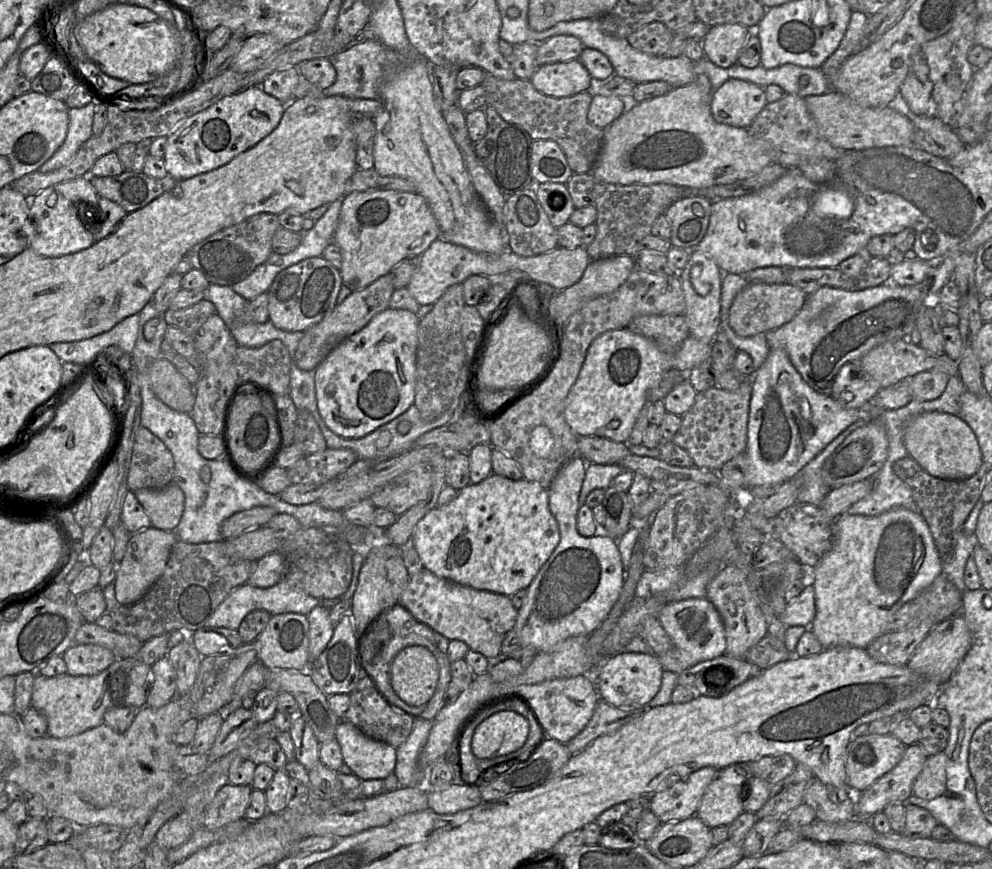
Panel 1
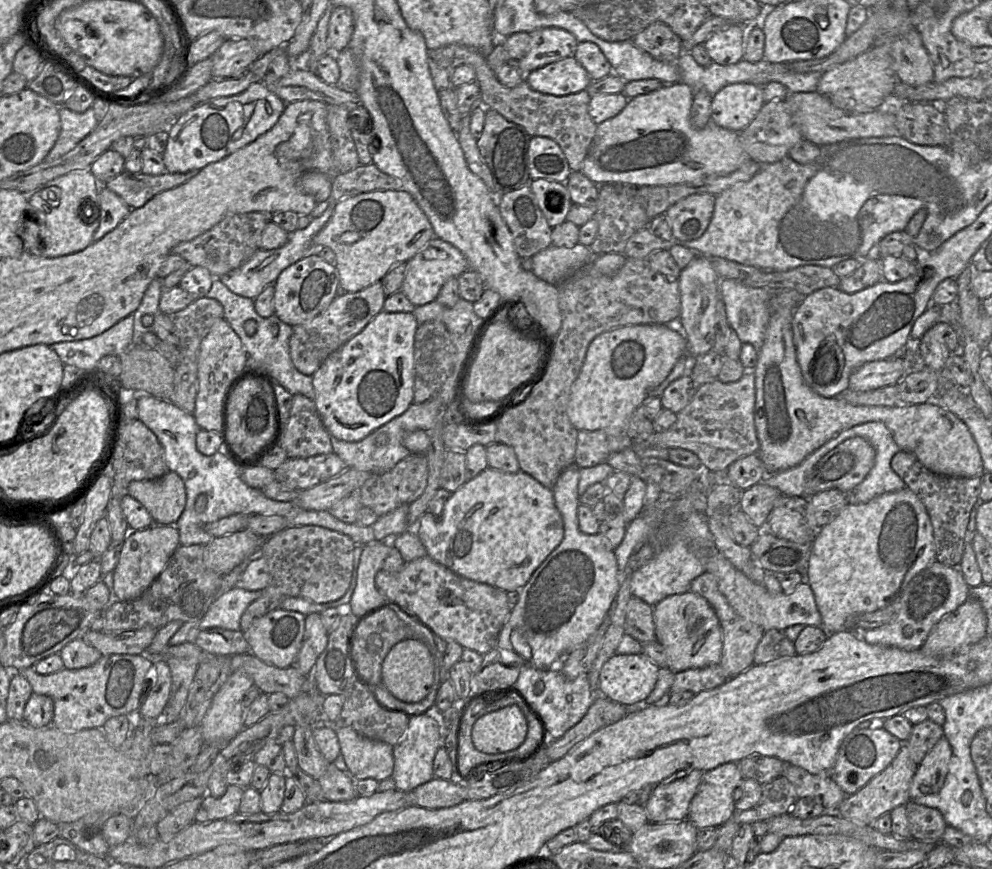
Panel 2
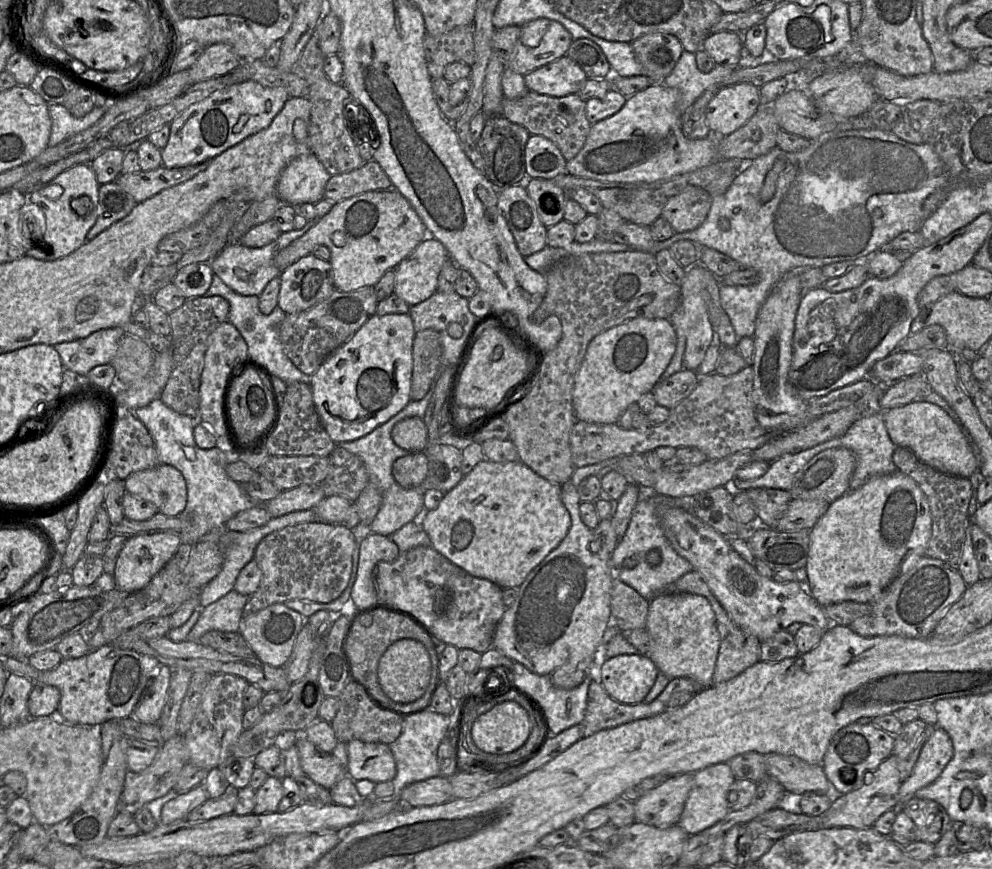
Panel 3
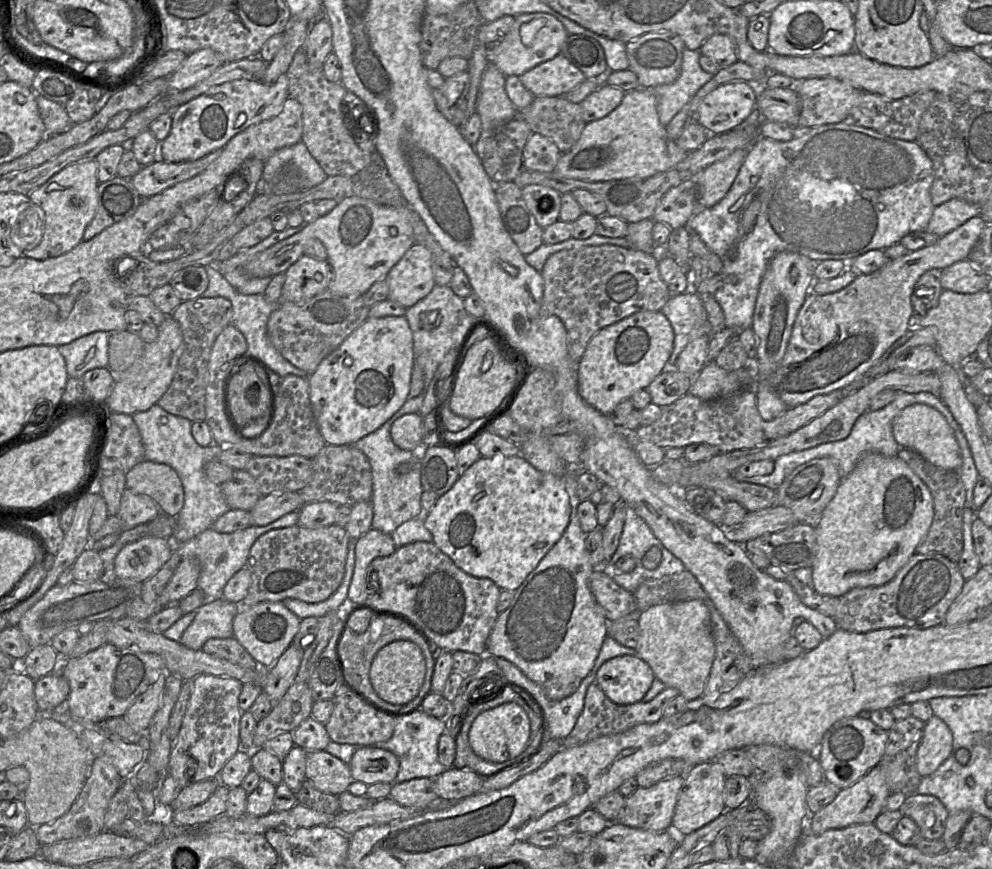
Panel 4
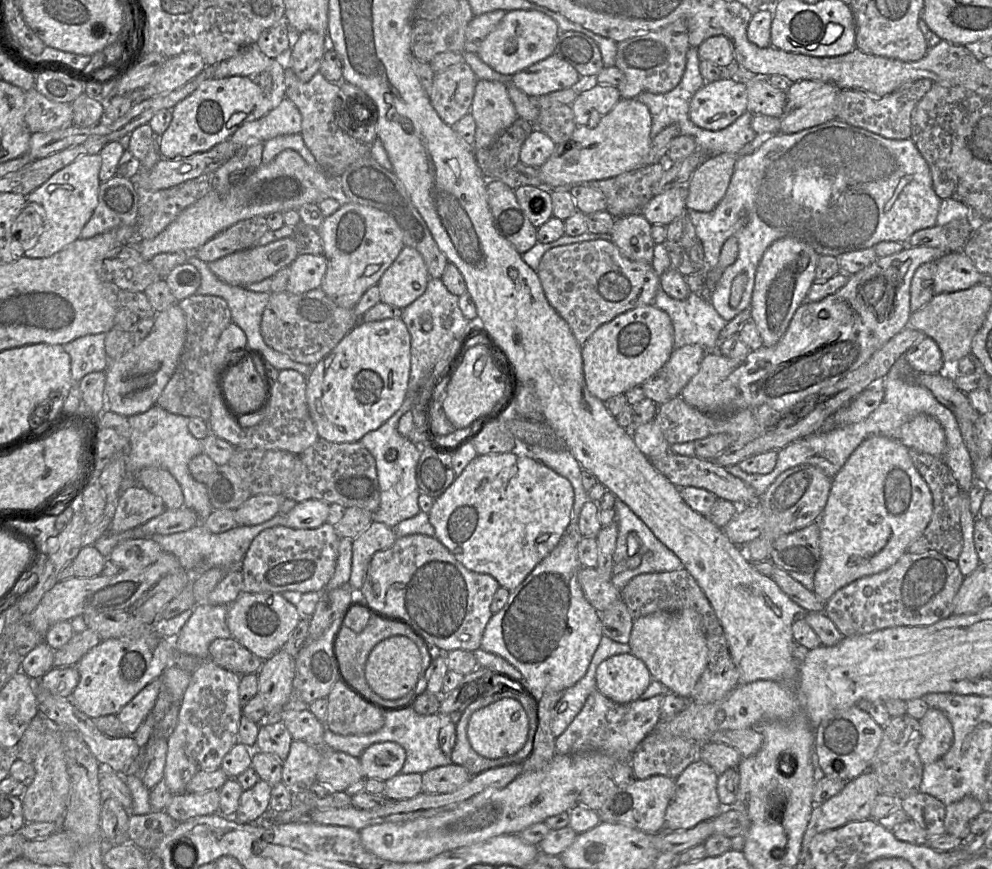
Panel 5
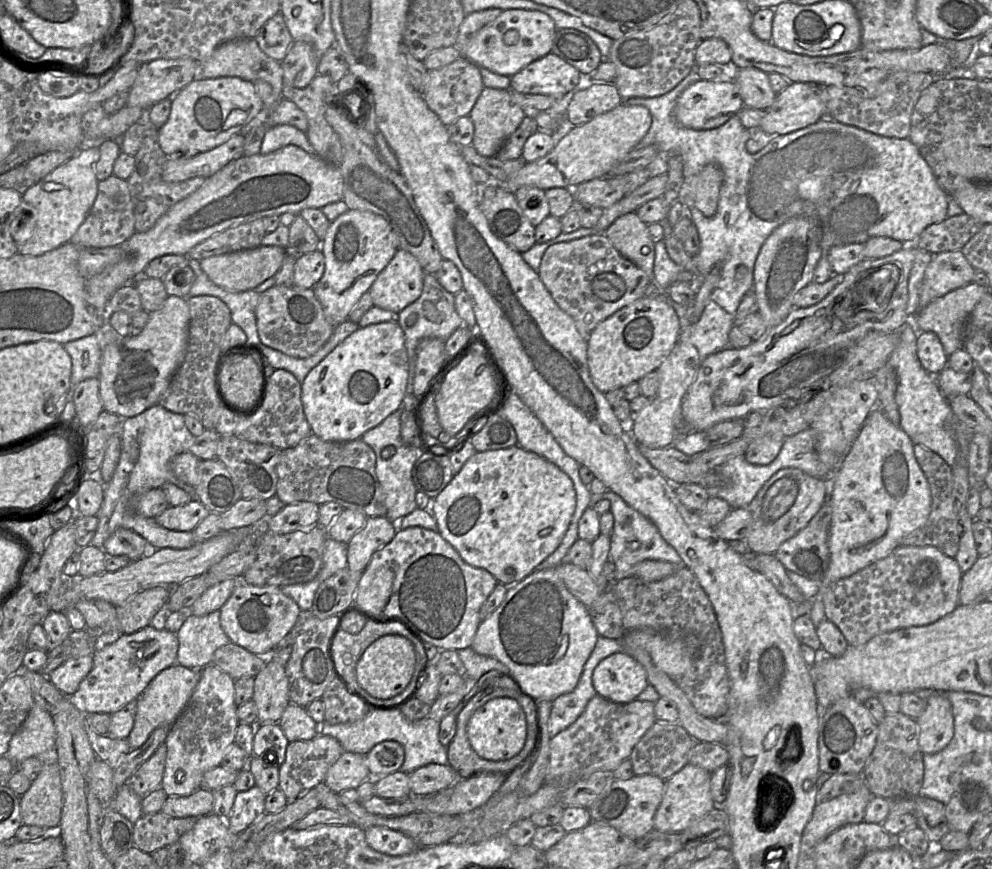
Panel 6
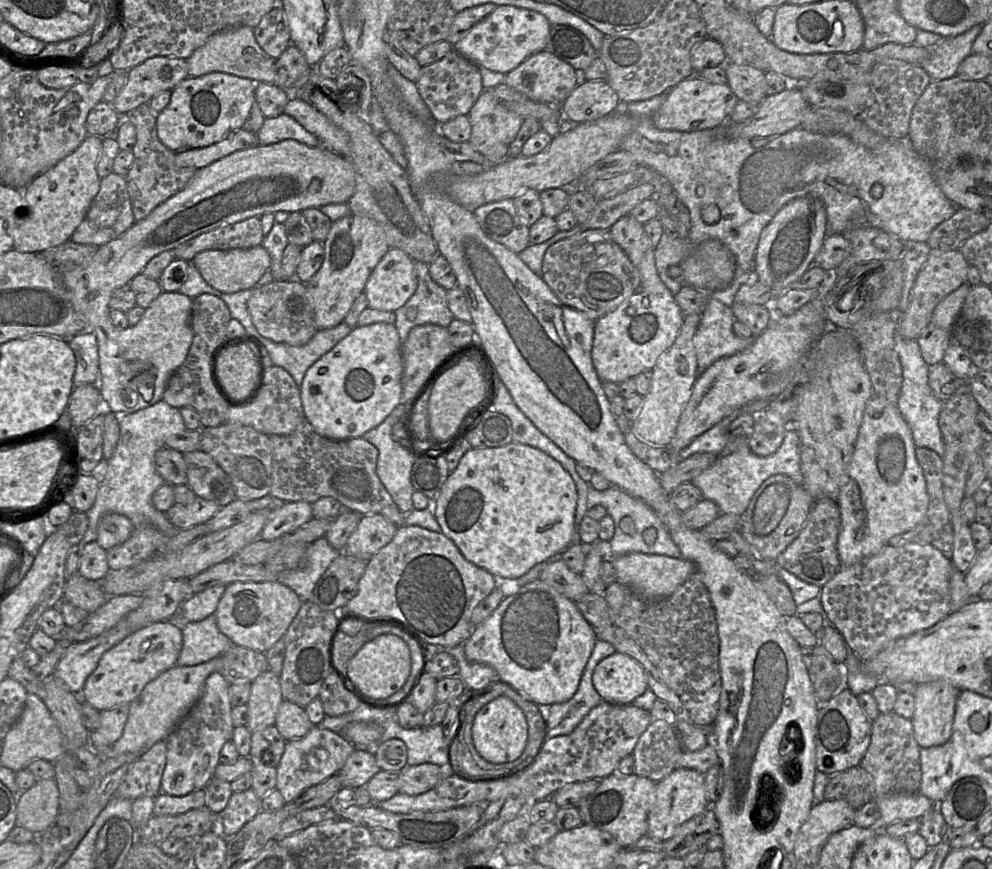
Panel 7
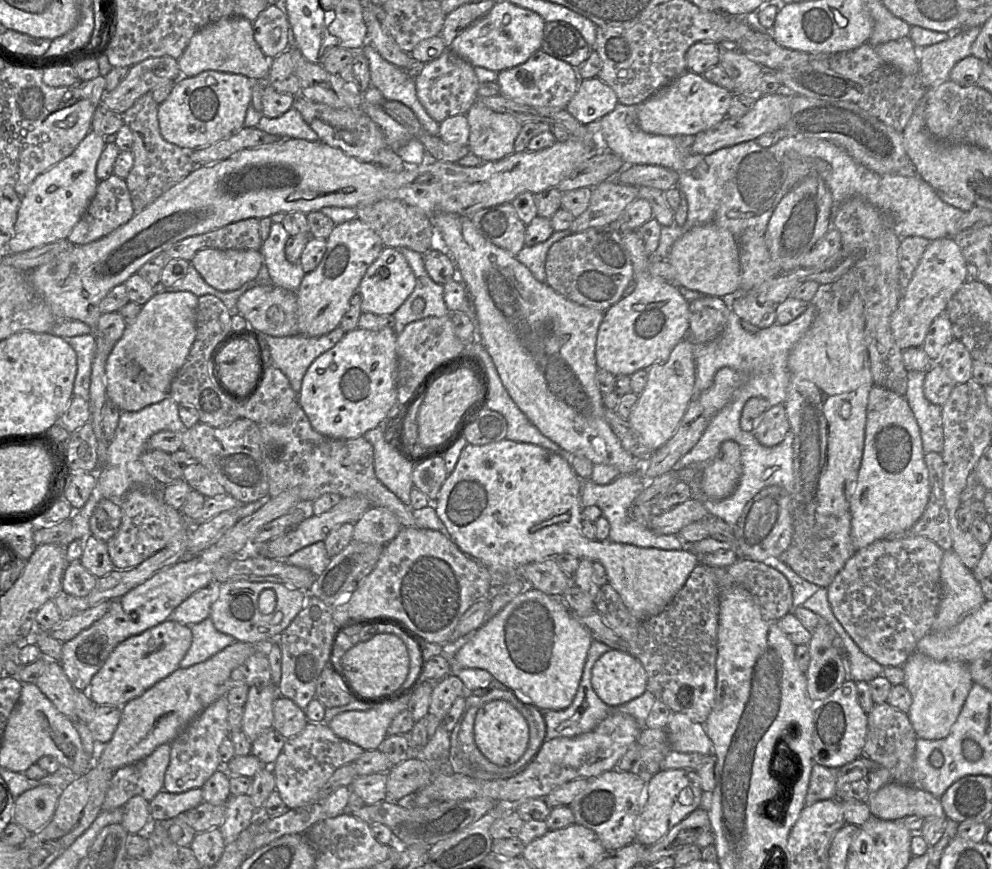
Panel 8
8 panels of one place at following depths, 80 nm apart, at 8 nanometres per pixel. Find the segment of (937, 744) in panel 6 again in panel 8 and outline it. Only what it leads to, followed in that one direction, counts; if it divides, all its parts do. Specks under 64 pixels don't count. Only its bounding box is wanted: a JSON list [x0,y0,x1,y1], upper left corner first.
[902,651,973,740]

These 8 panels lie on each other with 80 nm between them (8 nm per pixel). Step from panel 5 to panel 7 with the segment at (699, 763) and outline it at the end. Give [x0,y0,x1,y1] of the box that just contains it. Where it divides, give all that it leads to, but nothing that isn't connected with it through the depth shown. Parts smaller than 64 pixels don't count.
[647,768,711,841]

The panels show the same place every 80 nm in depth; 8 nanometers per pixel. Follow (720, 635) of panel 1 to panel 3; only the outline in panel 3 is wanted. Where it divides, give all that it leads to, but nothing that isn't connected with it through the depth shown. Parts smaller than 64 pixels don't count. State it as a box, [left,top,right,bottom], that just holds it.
[645,593,720,689]

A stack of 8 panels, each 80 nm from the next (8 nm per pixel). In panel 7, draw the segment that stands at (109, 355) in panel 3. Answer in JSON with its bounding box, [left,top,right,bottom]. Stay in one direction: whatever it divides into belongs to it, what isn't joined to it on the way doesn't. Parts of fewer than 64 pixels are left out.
[68,331,99,389]

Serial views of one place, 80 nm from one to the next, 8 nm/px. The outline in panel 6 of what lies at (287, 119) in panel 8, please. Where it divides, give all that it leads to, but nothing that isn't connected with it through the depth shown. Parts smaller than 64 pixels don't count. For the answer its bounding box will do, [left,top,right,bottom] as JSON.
[260,125,316,157]

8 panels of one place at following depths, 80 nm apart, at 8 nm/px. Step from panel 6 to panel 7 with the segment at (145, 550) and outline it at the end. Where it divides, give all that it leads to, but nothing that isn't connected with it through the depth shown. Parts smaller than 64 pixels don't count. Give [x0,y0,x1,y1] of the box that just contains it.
[97,512,135,550]

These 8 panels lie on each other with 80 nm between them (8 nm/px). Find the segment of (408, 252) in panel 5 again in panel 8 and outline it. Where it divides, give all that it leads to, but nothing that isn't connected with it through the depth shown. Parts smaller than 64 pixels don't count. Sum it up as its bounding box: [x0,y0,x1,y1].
[357,246,415,315]

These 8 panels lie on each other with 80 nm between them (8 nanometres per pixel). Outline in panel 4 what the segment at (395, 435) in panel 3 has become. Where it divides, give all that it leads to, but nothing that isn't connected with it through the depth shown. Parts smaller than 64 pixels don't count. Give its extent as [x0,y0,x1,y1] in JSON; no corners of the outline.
[391,413,423,451]

